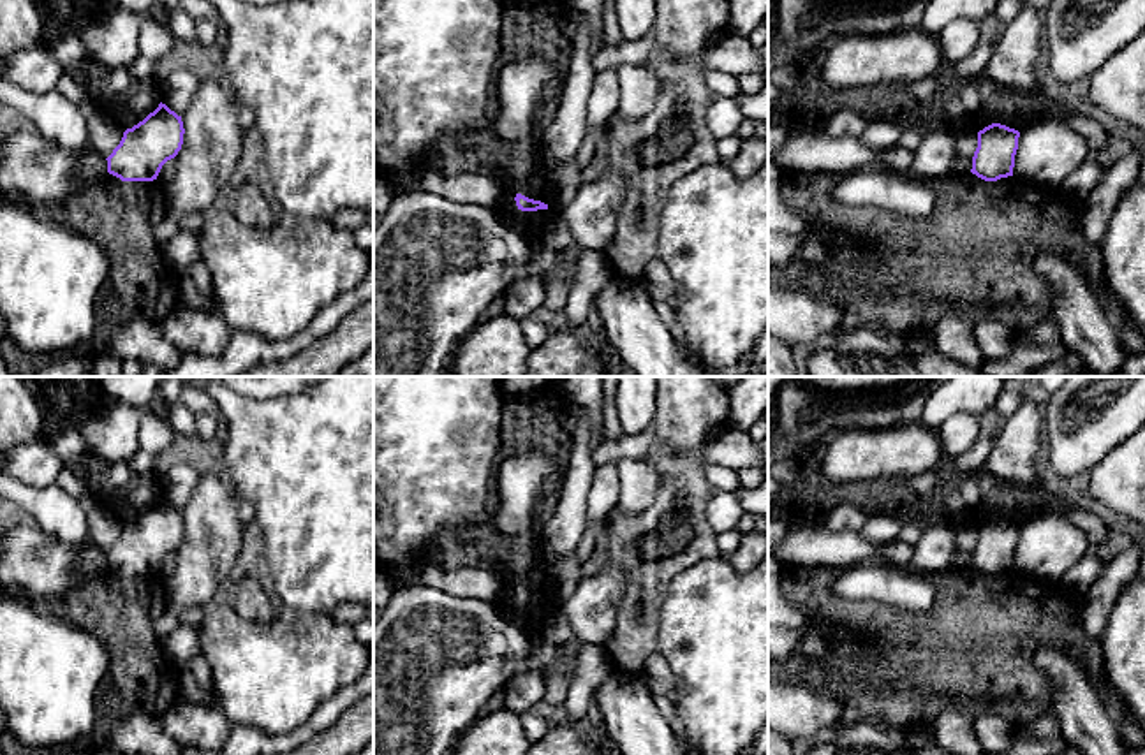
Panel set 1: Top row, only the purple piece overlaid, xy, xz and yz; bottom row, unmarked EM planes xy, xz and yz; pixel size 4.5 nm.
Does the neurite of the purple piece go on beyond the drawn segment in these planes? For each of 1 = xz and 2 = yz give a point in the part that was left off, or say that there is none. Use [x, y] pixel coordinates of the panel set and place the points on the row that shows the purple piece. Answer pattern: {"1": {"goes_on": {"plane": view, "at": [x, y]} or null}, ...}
{"1": {"goes_on": null}, "2": {"goes_on": null}}

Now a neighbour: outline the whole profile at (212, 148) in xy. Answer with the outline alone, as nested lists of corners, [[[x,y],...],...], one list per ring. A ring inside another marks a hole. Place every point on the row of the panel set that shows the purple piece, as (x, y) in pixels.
[[[203,77],[192,104],[181,116],[183,144],[176,176],[164,187],[166,218],[180,222],[192,211],[204,213],[234,174],[245,130],[238,123],[238,102],[215,79]]]

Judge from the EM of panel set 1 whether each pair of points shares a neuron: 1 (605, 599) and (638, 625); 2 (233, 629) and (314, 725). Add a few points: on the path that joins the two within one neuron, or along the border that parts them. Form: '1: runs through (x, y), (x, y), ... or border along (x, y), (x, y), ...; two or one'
1: border along (619, 567), (626, 592), (603, 645); two
2: border along (339, 690), (295, 729), (270, 734); two

